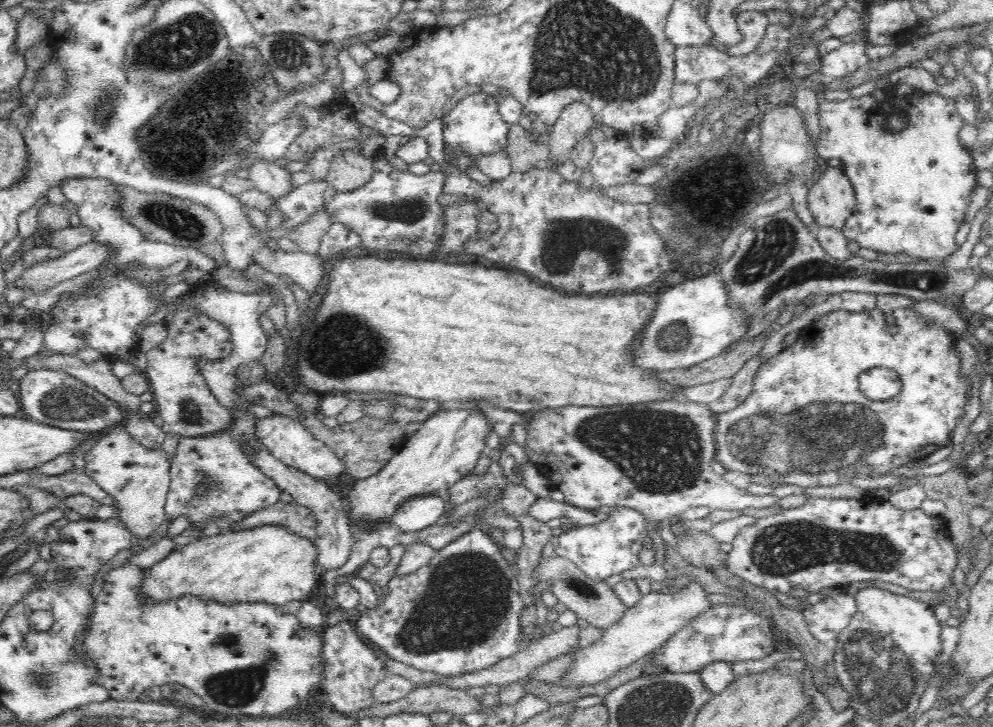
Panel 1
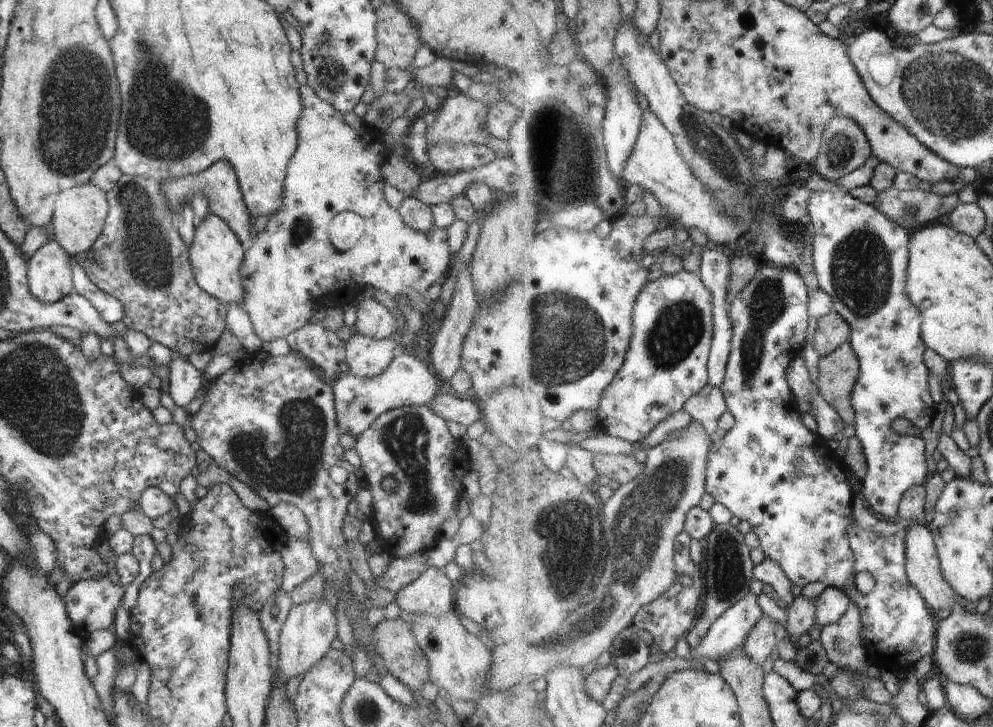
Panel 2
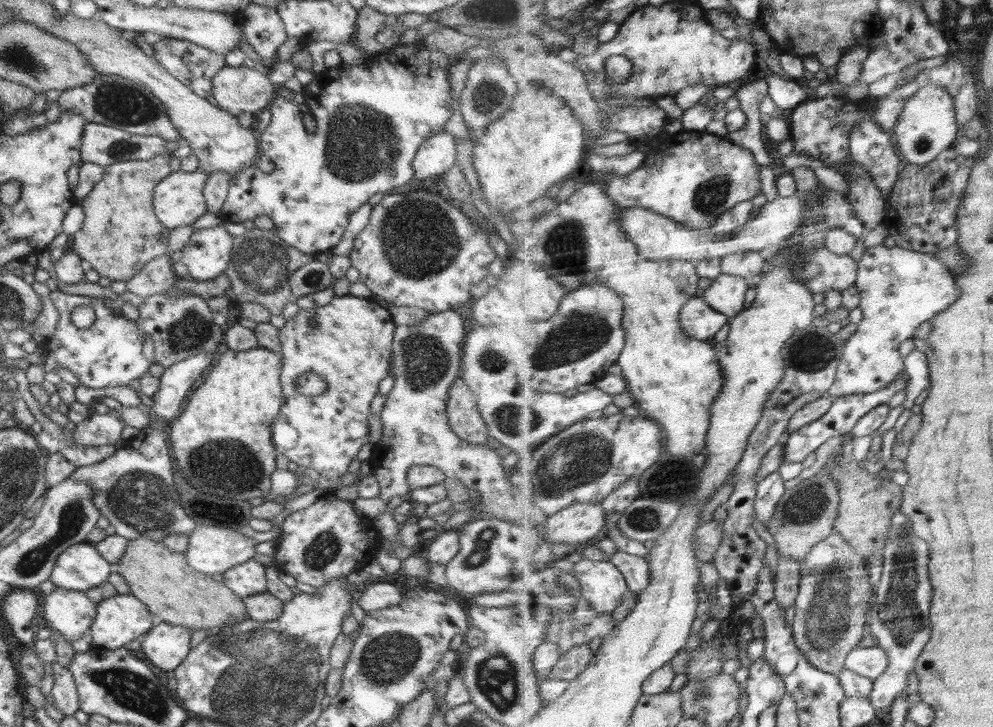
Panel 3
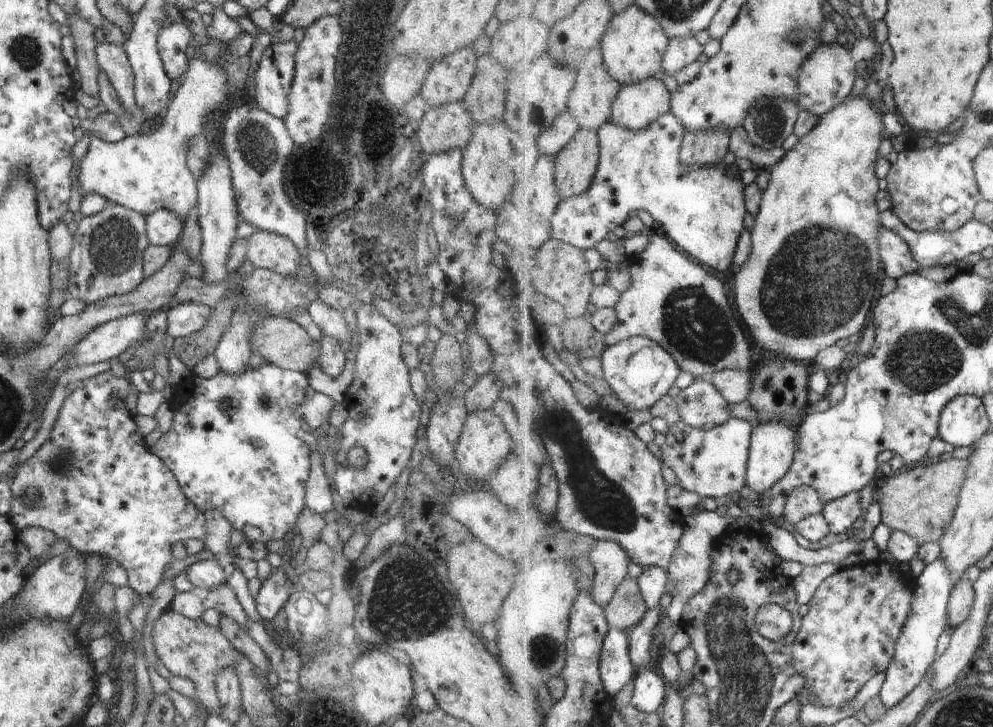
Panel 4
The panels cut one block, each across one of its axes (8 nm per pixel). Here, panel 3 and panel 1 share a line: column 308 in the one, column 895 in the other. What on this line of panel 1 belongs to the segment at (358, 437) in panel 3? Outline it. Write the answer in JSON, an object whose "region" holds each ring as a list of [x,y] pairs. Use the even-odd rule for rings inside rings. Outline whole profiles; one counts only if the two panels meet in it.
{"region":[[[878,307],[864,312],[848,312],[847,310],[835,310],[827,312],[801,329],[799,337],[793,345],[786,347],[768,358],[762,363],[755,374],[753,380],[753,391],[746,398],[745,402],[736,409],[716,415],[717,426],[715,436],[717,443],[717,454],[715,459],[722,463],[726,470],[742,472],[751,476],[750,482],[765,486],[775,486],[776,484],[785,486],[787,484],[798,485],[804,489],[818,486],[834,486],[840,484],[846,478],[849,482],[856,475],[856,470],[862,466],[873,466],[876,472],[899,471],[908,462],[919,462],[930,456],[936,450],[948,446],[953,439],[953,432],[956,426],[962,422],[966,414],[964,407],[968,402],[968,393],[972,389],[972,375],[963,376],[960,371],[960,357],[954,351],[956,338],[944,327],[936,323],[926,323],[914,309],[897,308],[893,312],[895,322],[889,326],[886,323],[884,312]],[[874,367],[886,367],[898,373],[901,380],[900,393],[890,401],[876,402],[864,396],[859,388],[859,376],[865,370]]]}

